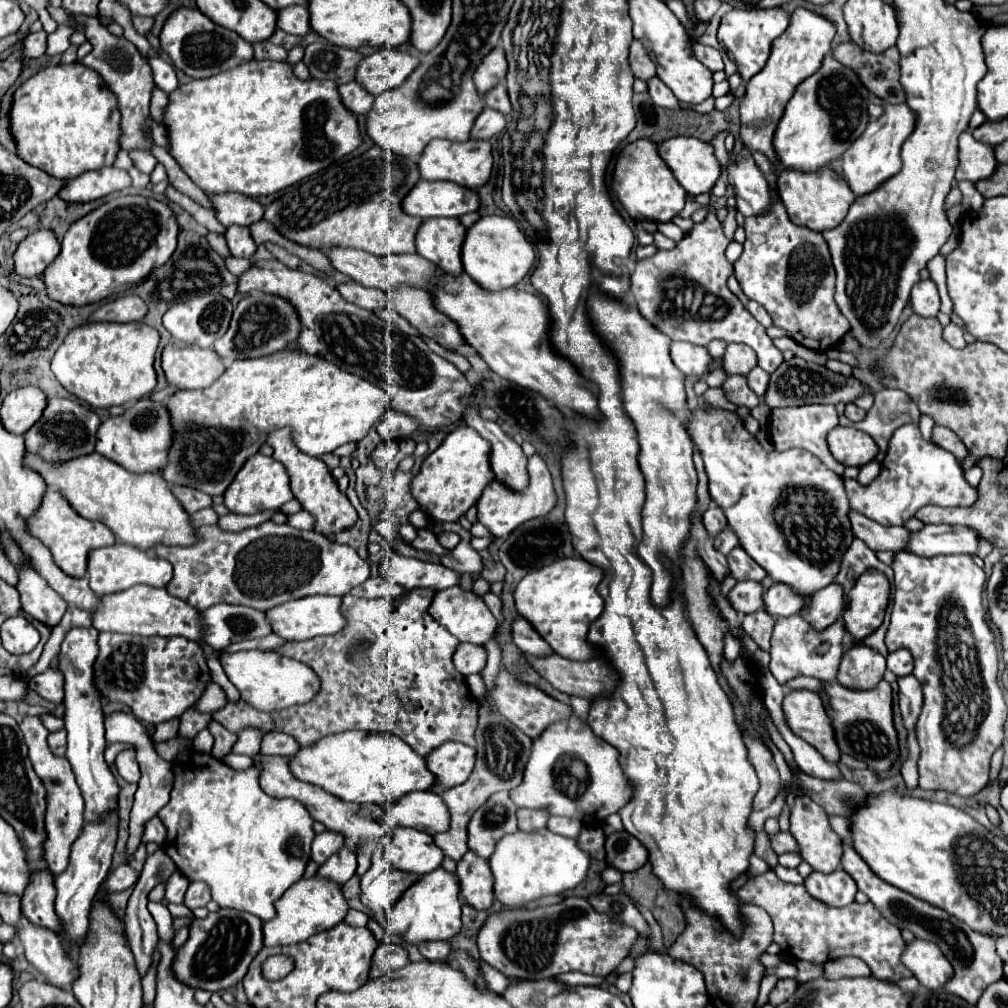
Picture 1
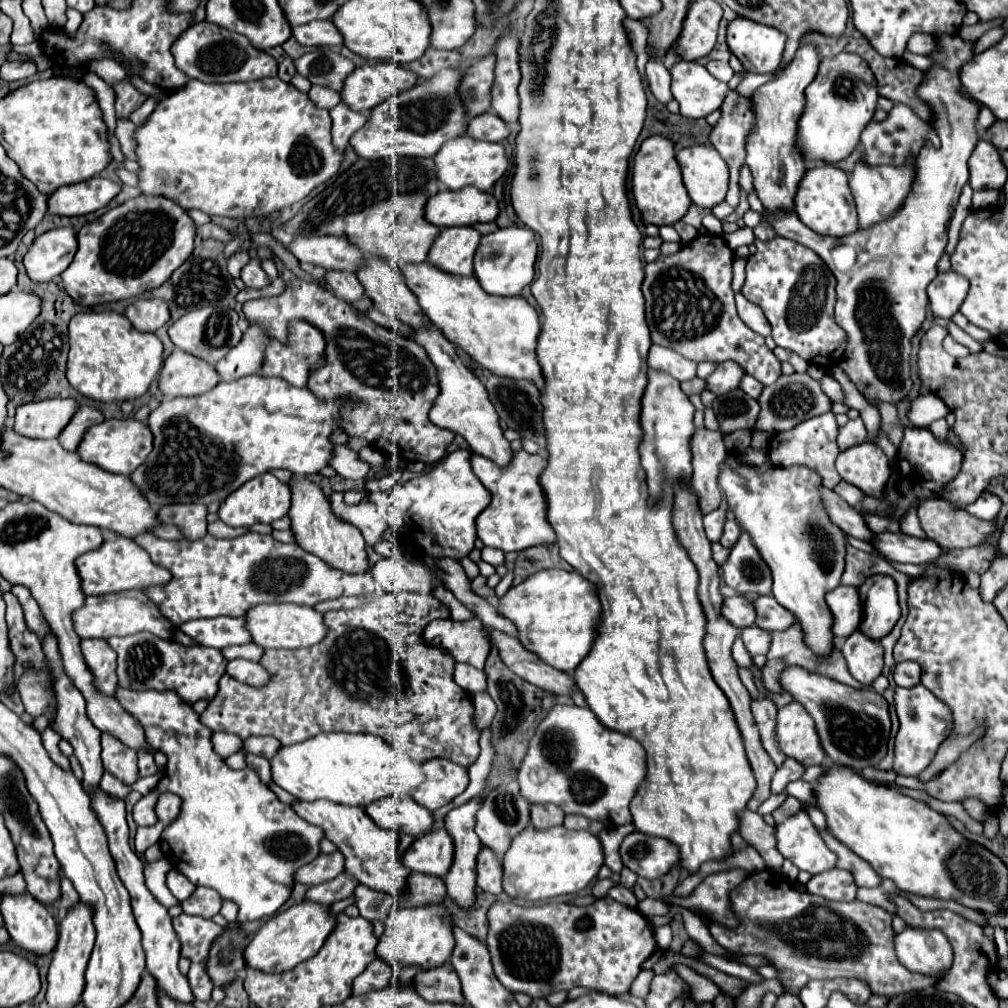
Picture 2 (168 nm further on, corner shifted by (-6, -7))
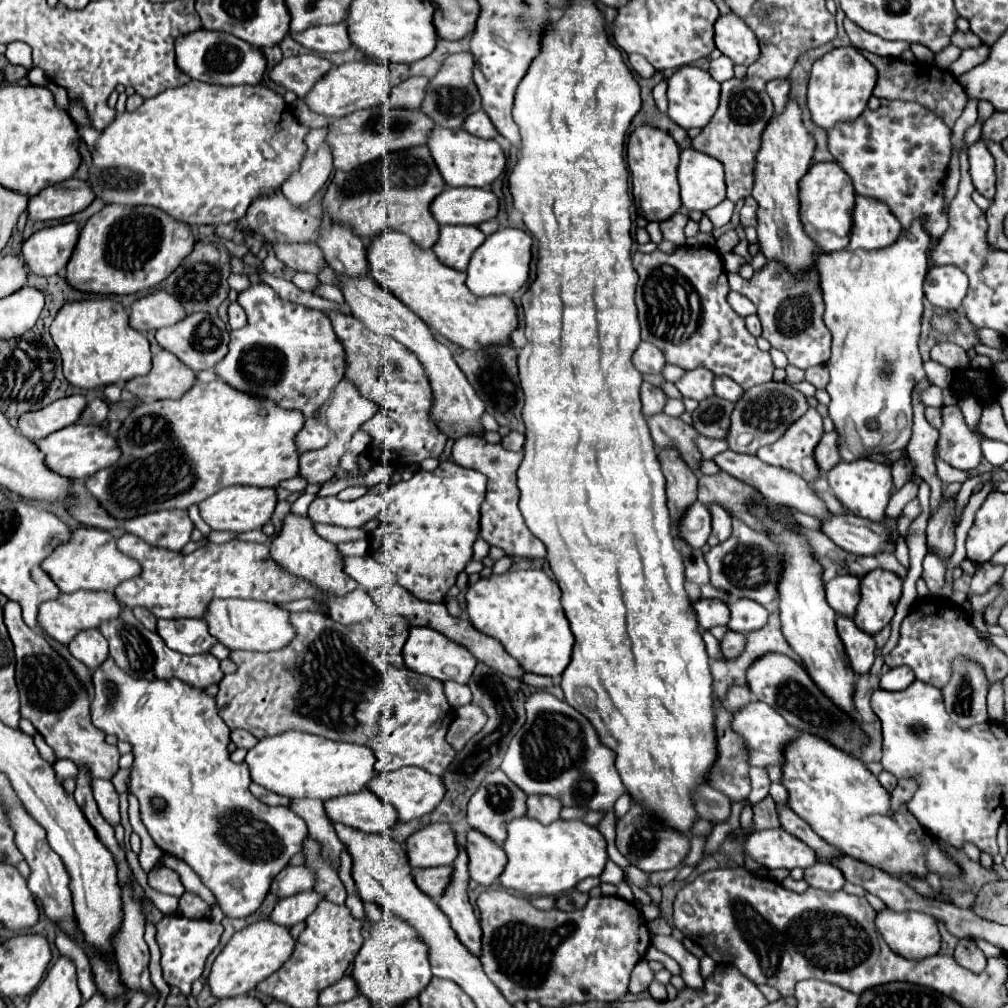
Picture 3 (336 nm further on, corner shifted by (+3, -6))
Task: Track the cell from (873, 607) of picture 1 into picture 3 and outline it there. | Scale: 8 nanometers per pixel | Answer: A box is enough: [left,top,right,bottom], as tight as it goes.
[854,570,902,634]

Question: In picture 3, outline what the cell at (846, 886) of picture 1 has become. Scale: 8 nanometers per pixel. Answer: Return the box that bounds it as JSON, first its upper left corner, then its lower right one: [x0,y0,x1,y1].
[804,862,844,892]

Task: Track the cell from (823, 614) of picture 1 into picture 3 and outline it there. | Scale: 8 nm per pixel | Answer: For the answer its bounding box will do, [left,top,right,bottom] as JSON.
[826,576,860,616]

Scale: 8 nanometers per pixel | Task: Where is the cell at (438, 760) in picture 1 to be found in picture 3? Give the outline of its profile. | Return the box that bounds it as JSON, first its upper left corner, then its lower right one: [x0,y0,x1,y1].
[368,766,446,822]

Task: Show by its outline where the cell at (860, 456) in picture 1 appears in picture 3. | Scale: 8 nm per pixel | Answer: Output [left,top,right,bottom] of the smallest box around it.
[826,458,894,522]

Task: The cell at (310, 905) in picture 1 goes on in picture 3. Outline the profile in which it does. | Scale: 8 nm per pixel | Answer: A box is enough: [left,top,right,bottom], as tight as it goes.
[208,920,294,998]

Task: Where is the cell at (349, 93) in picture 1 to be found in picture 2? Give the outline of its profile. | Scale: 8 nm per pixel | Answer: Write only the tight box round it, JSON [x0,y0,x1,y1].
[331,101,367,149]

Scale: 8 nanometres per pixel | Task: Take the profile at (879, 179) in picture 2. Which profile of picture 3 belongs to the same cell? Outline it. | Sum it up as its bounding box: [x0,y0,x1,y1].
[846,194,900,250]

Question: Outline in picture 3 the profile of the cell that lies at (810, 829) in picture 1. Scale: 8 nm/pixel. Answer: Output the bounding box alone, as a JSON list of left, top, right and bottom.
[742,828,816,870]

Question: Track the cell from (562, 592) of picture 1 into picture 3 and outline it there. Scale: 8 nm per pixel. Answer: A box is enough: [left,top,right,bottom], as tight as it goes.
[466,570,574,676]

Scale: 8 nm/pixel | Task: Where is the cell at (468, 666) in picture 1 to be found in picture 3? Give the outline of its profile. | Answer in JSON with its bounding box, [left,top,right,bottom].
[444,682,472,710]

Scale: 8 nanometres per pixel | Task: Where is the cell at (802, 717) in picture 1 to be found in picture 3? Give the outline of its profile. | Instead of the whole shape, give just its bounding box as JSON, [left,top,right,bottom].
[732,702,800,766]

